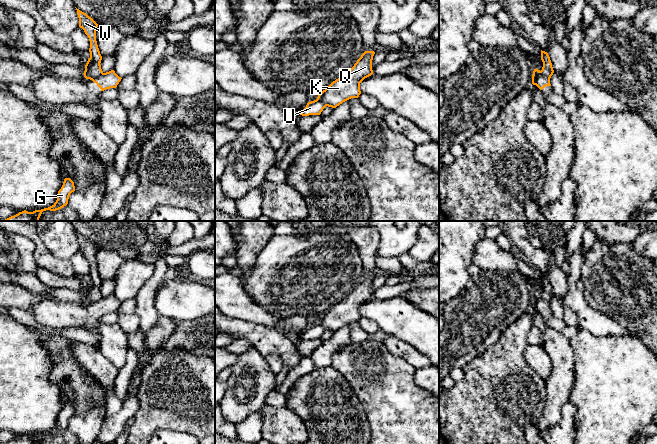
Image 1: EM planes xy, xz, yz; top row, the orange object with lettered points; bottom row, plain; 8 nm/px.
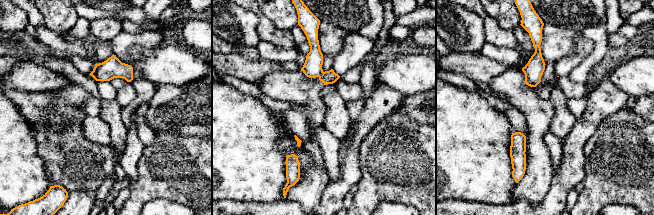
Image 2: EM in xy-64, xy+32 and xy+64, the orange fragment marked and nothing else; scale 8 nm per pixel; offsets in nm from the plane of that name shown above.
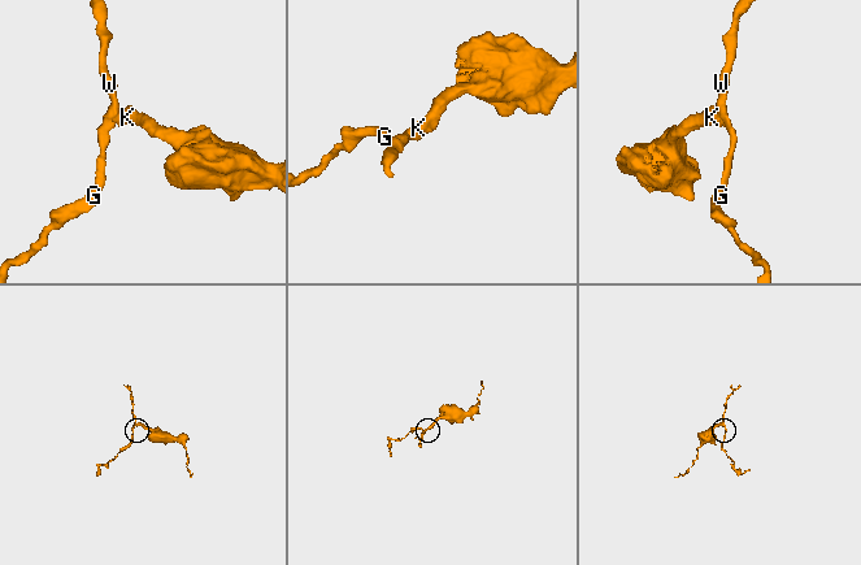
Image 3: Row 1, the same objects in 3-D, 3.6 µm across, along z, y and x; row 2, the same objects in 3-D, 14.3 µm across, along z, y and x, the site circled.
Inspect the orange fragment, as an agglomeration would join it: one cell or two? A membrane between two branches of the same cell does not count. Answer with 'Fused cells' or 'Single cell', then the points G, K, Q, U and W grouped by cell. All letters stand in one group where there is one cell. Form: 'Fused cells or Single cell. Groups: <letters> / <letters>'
Fused cells. Groups: G U W / K Q

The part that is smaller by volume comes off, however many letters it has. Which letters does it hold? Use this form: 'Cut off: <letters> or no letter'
Cut off: G, U, W

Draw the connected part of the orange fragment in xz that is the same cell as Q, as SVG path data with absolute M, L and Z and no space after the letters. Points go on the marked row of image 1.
M365 51L354 66L320 92L317 99L322 101L325 106L336 108L351 98L358 98L361 94L360 83L373 74L374 54L374 51Z

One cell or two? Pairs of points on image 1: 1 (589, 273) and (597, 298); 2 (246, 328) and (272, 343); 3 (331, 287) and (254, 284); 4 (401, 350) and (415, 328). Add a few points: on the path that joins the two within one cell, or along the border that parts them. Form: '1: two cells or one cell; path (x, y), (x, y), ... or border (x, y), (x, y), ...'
1: one cell; path (595, 279), (597, 281), (597, 292)
2: one cell; path (252, 332), (266, 340)
3: one cell; path (312, 286), (291, 286), (287, 283), (273, 283)
4: two cells; border (390, 335), (407, 341), (426, 355)

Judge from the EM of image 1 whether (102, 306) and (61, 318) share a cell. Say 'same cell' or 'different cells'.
same cell

